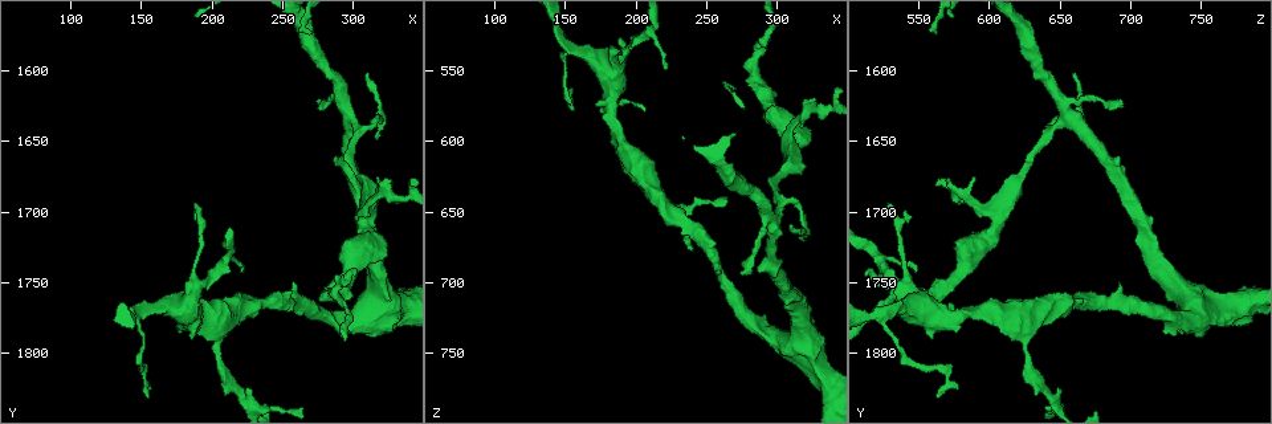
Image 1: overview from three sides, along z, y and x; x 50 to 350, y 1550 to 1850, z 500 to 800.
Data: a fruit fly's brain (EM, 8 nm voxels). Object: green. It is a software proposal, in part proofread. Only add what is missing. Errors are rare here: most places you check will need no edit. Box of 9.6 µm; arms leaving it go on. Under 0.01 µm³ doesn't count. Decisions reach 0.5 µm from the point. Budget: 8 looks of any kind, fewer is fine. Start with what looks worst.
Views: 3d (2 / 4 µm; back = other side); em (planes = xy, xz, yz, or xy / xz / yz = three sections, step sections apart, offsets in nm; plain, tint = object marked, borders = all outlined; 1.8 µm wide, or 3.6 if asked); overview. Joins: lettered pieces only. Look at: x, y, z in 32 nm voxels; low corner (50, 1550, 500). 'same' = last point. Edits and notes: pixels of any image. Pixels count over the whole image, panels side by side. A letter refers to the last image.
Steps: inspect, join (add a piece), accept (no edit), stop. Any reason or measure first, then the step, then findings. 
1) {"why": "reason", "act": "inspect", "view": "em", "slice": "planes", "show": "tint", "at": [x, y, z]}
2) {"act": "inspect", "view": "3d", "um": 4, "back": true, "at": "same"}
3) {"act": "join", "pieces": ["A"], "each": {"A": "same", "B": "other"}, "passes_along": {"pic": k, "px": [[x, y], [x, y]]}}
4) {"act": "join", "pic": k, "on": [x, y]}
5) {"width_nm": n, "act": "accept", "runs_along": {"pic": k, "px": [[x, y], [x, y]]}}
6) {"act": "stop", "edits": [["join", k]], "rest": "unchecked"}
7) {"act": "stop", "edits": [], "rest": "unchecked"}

{"why": "free end", "act": "inspect", "view": "3d", "um": 2, "at": [222, 1744, 548]}

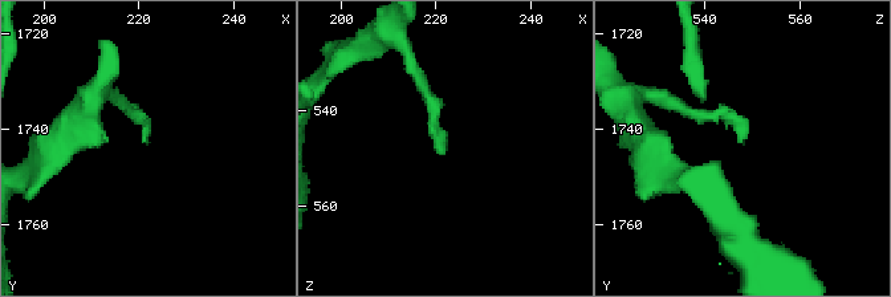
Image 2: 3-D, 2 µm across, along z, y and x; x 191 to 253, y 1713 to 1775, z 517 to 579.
{"act": "inspect", "view": "em", "slice": "planes", "show": "borders", "at": [221, 1743, 548]}

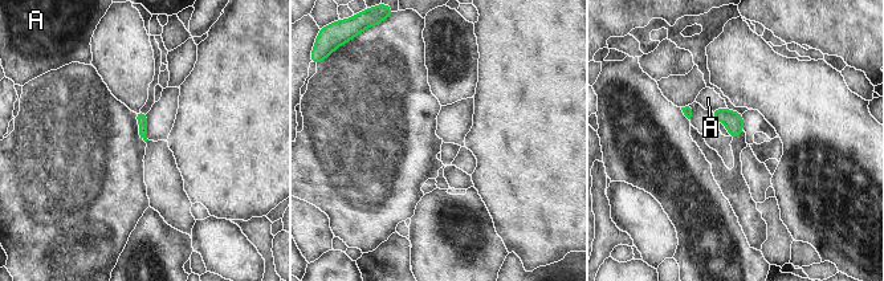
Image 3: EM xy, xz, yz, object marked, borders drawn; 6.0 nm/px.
{"act": "accept", "each": {"A": "other"}, "found": "no lettered piece goes on from it"}

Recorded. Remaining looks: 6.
{"act": "inspect", "view": "3d", "um": 4, "at": [154, 1830, 562]}

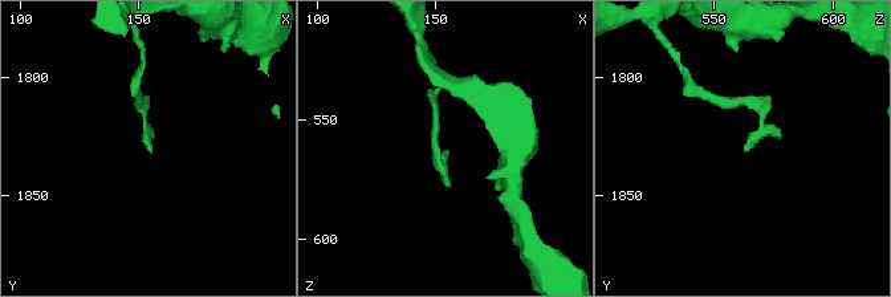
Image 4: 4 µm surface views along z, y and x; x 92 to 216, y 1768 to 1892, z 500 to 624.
{"act": "inspect", "view": "em", "slice": "xz", "step": 8, "show": "borders", "at": [155, 1832, 563]}

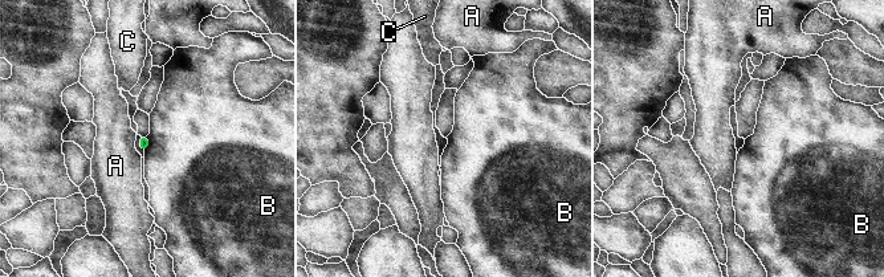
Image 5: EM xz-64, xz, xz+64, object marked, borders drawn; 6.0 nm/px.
{"why": "cut it another way", "act": "inspect", "view": "em", "slice": "planes", "show": "borders", "at": "same"}

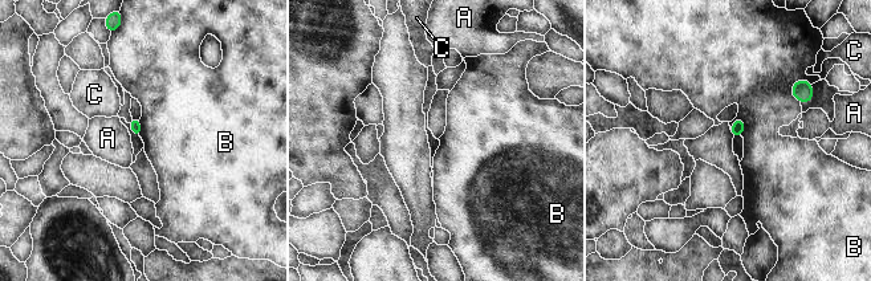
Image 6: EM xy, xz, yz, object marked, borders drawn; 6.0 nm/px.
{"act": "accept", "each": {"A": "other", "B": "other", "C": "other"}, "border": {"pic": 6, "px": [[735, 118], [744, 122], [741, 135]]}, "found": "none of them fits"}

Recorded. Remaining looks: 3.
{"why": "abrupt turn", "act": "inspect", "view": "3d", "um": 2, "at": [152, 1772, 528]}

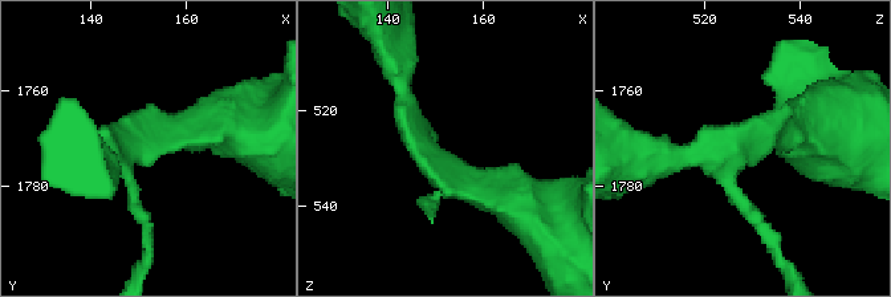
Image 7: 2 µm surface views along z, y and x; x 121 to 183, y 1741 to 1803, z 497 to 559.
{"arms": 3, "why": "now the EM", "act": "inspect", "view": "em", "slice": "planes", "show": "borders", "at": [149, 1773, 529]}

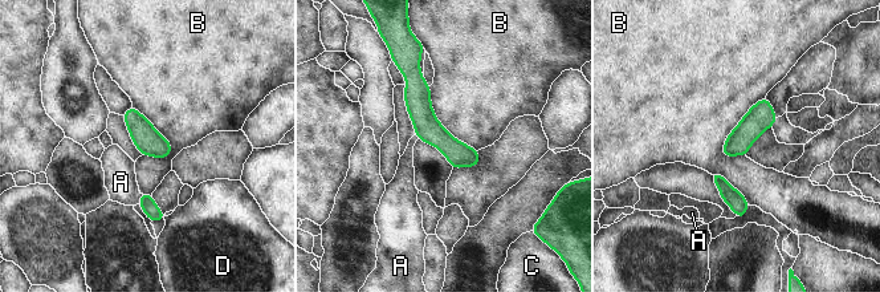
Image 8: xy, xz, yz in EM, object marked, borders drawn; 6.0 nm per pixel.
{"longest_contact_nm": ["B", 440], "act": "accept", "each": {"A": "other", "B": "other", "C": "other", "D": "other"}, "runs_along": {"pic": 8, "px": [[416, 71], [424, 121], [473, 162]]}, "found": "no lettered piece goes on from it"}

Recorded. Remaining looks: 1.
{"act": "stop", "edits": [], "rest": "unchecked"}

